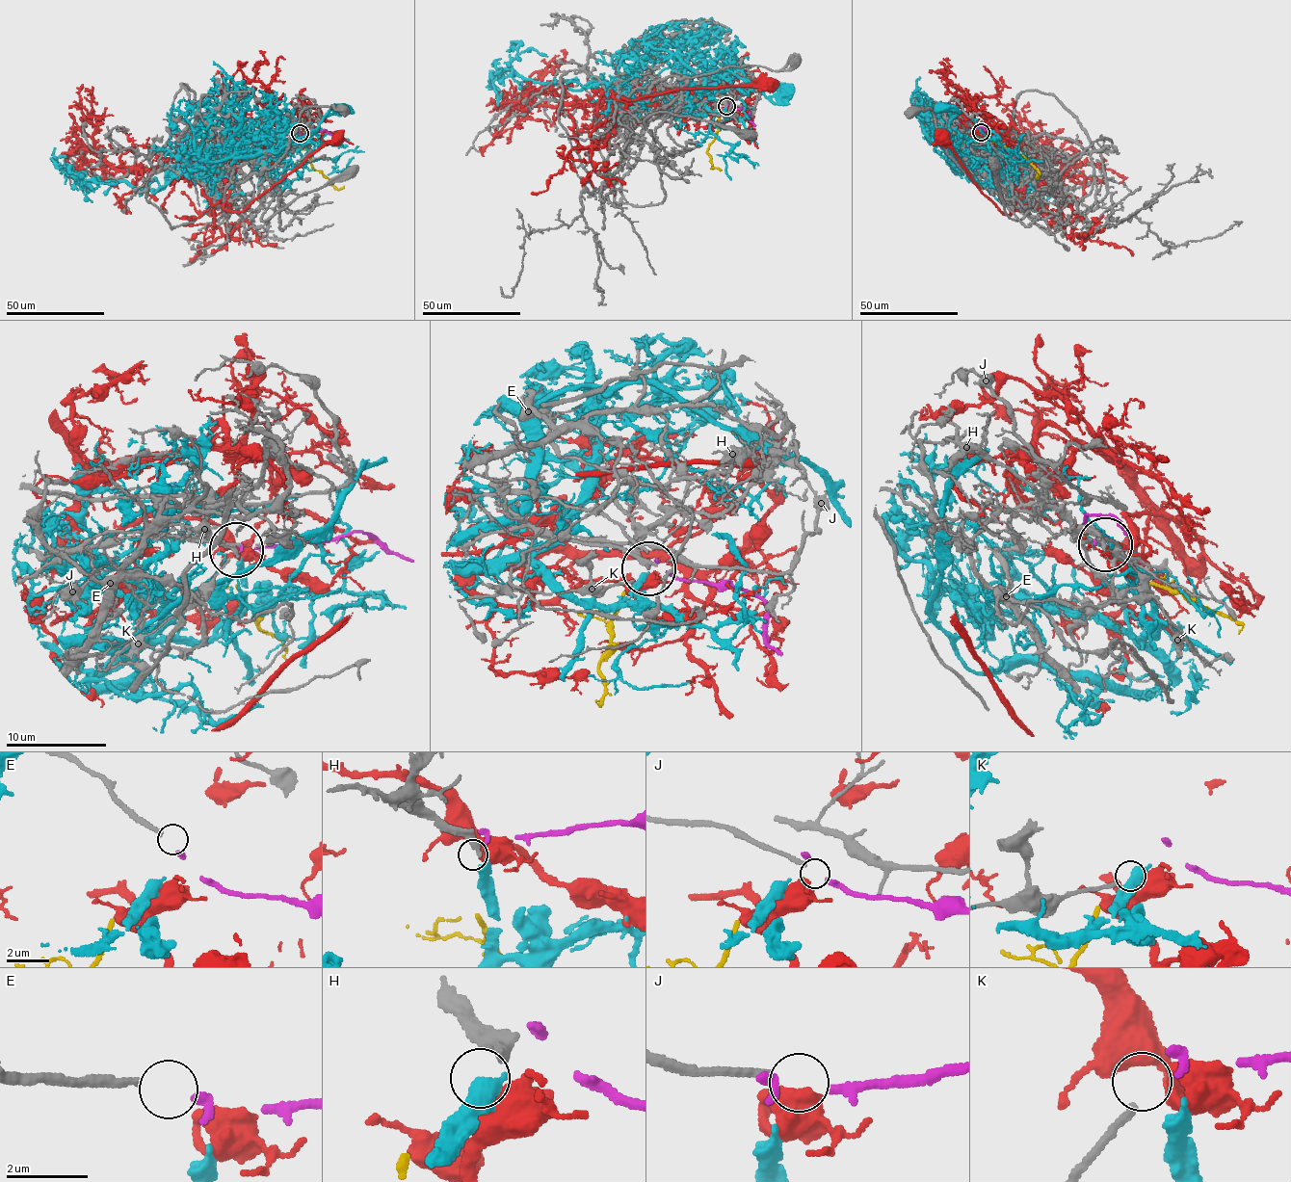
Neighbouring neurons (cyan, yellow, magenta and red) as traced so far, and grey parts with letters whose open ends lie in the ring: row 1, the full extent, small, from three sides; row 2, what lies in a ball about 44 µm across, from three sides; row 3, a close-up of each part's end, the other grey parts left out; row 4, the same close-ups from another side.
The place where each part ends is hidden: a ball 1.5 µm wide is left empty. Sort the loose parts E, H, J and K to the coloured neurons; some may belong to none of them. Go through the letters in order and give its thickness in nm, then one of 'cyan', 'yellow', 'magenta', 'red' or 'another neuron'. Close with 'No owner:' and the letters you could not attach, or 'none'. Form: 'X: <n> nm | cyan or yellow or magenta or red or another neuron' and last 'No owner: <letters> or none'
E: 190 nm | magenta
H: 360 nm | cyan
J: 180 nm | another neuron
K: 190 nm | another neuron
No owner: J, K

